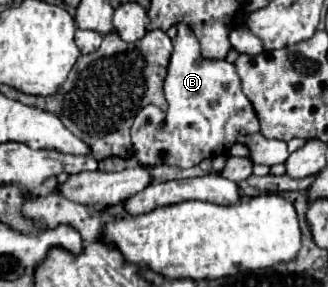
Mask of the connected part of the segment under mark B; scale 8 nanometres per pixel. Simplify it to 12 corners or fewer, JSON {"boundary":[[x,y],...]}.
{"boundary":[[176,27],[168,109],[132,125],[142,165],[194,167],[250,149],[284,163],[286,143],[260,135],[234,65],[204,59]]}

